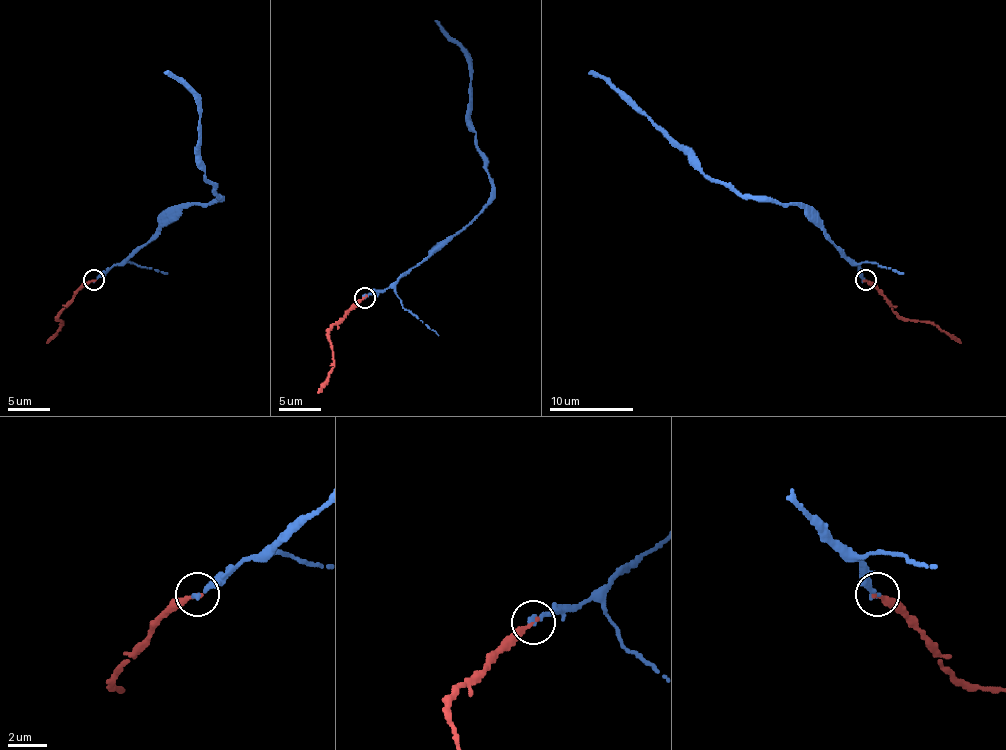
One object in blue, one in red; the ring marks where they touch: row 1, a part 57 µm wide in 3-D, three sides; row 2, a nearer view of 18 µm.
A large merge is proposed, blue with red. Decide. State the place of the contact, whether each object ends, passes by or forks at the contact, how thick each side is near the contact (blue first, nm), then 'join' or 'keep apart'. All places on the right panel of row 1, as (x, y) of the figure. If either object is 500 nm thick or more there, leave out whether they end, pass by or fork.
place (865, 280); blue ends; red ends; calibres 200 and 280 nm; join

